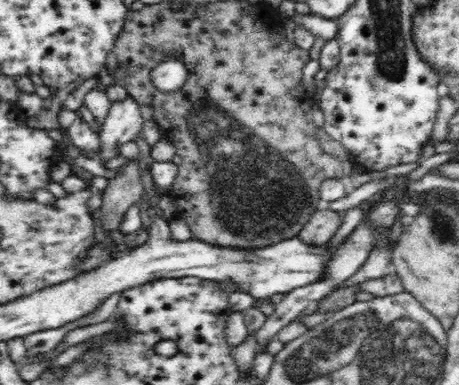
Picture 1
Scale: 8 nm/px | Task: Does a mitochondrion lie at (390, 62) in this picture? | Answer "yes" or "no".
yes

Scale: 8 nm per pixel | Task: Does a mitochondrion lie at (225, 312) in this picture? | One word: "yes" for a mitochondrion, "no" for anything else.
no

